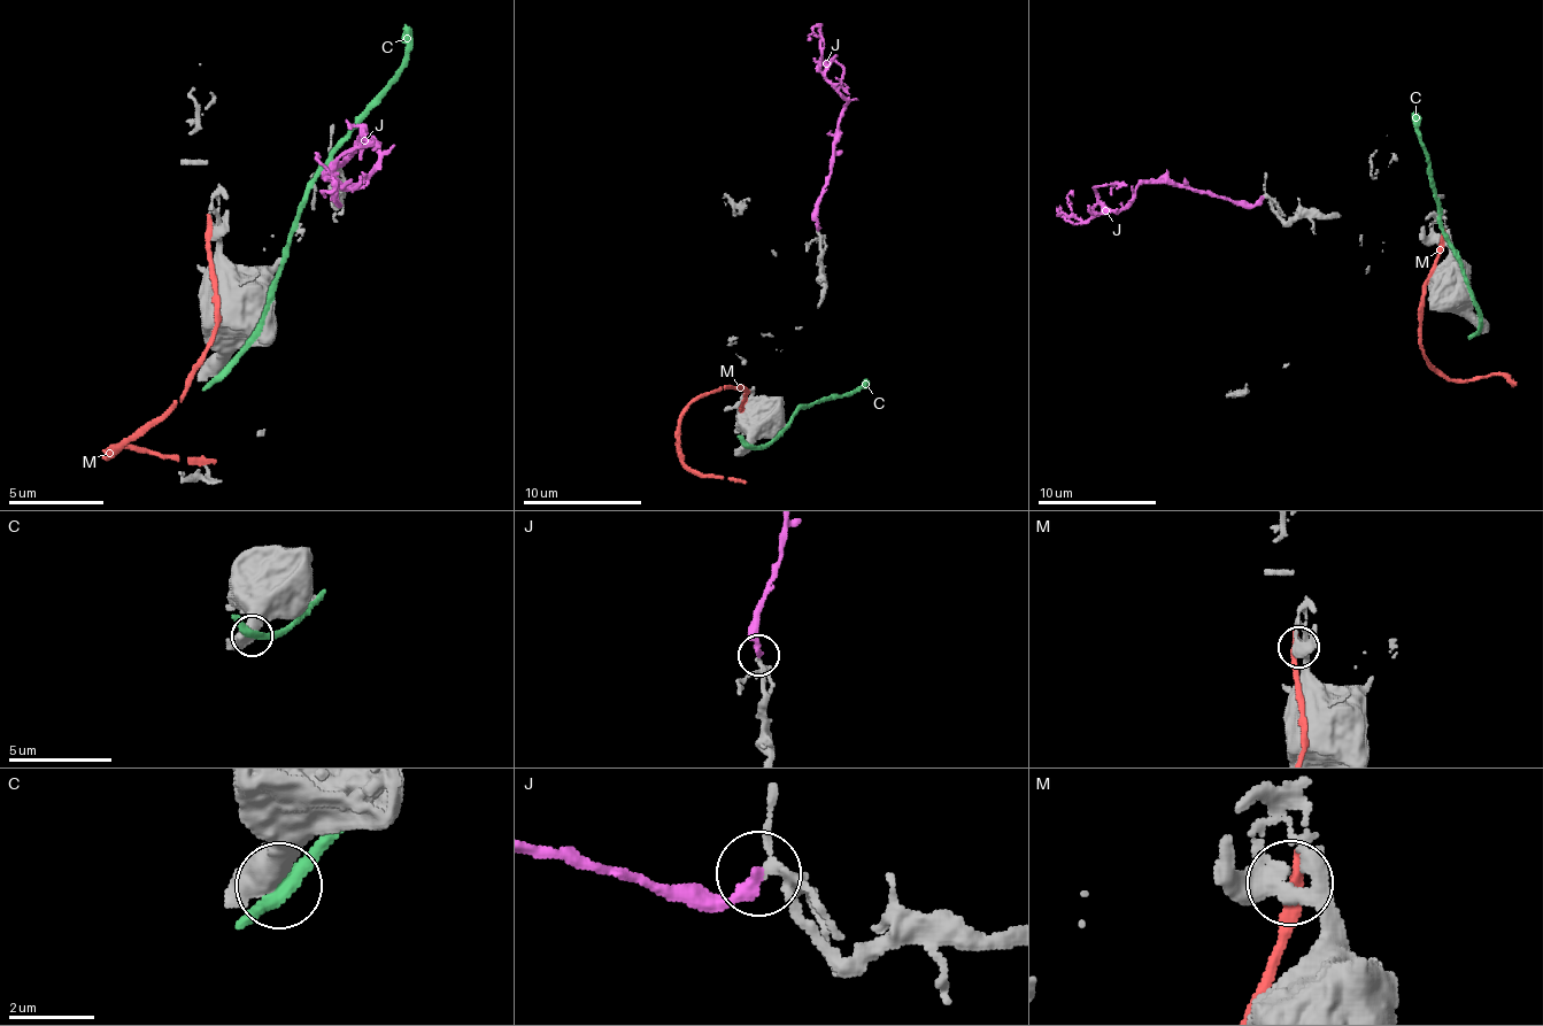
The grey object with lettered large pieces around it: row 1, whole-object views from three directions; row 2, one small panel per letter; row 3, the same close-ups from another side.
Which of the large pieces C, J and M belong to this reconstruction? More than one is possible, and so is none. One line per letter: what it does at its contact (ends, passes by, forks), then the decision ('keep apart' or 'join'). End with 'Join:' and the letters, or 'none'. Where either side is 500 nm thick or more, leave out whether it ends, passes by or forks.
C: keep apart
J: it ends; join
M: it ends; keep apart
Join: J

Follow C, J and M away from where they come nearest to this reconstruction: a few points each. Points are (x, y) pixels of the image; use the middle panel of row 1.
C: (748, 448), (761, 448), (802, 407), (847, 394), (864, 380)
J: (817, 228), (814, 205), (828, 175), (832, 145), (847, 103), (820, 68), (835, 62), (843, 70), (849, 94)
M: (742, 407), (746, 392), (737, 388), (704, 392), (680, 422), (683, 460), (704, 475), (740, 478), (746, 484)

